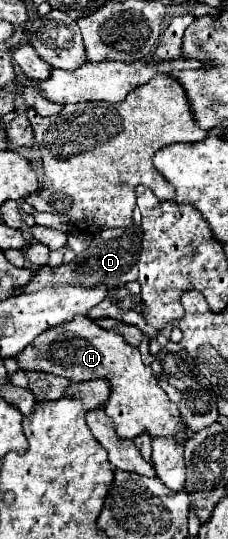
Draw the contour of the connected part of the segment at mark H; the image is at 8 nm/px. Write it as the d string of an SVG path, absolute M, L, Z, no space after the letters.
M87 315L75 317L69 325L47 329L29 343L17 361L23 371L43 371L67 377L69 381L89 381L107 379L111 381L111 397L107 399L107 415L117 427L121 439L135 439L147 433L149 437L175 437L177 441L187 441L189 433L181 421L179 407L169 401L167 393L157 385L151 367L143 365L139 349L125 343L117 331L101 329Z

